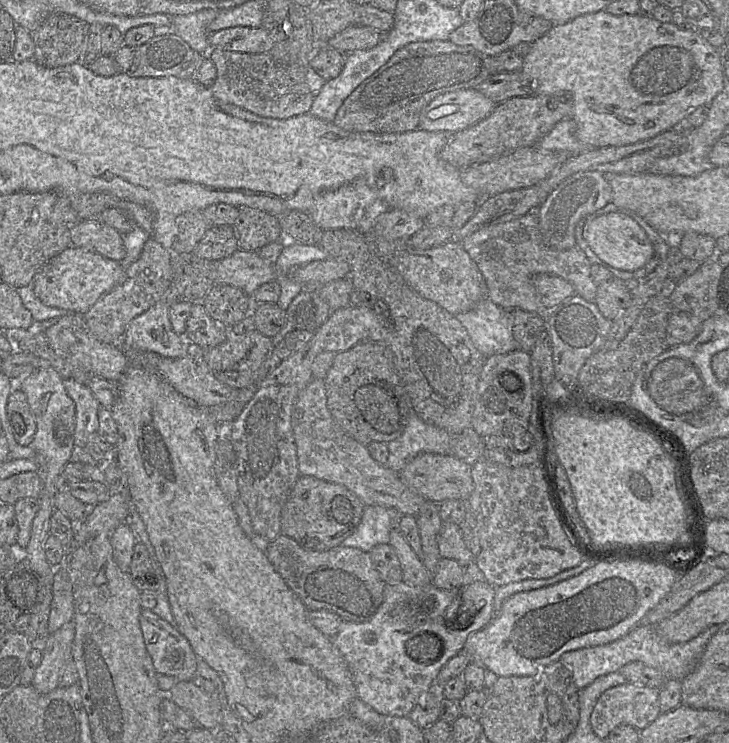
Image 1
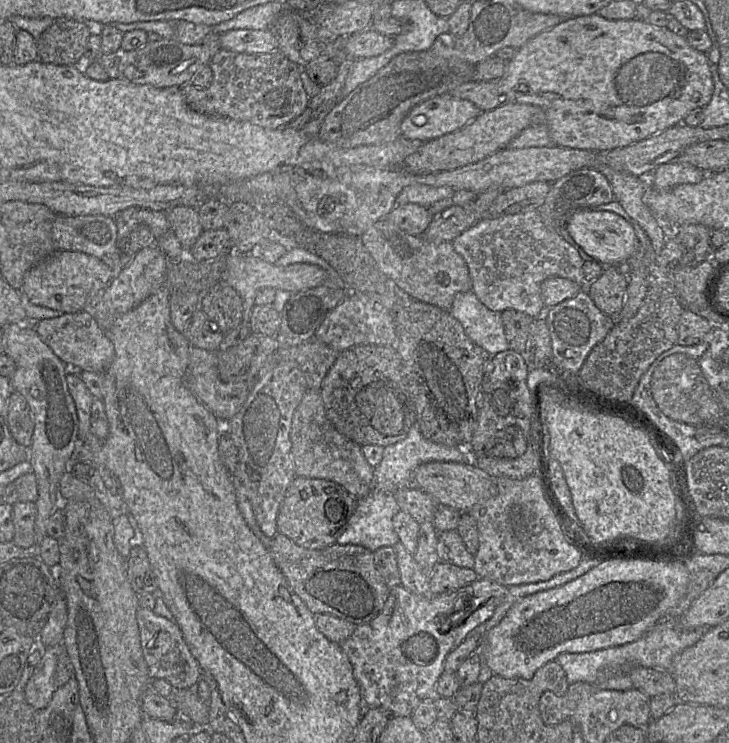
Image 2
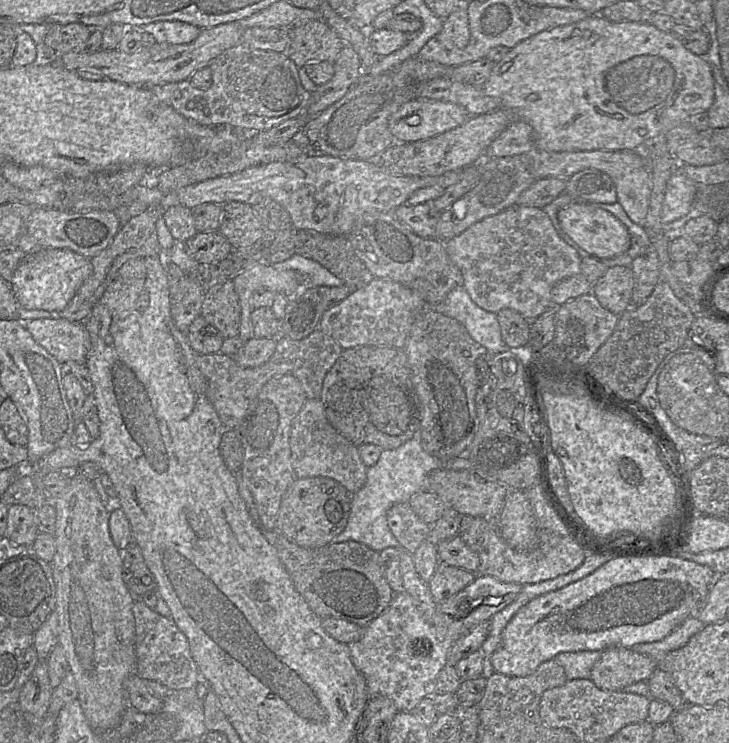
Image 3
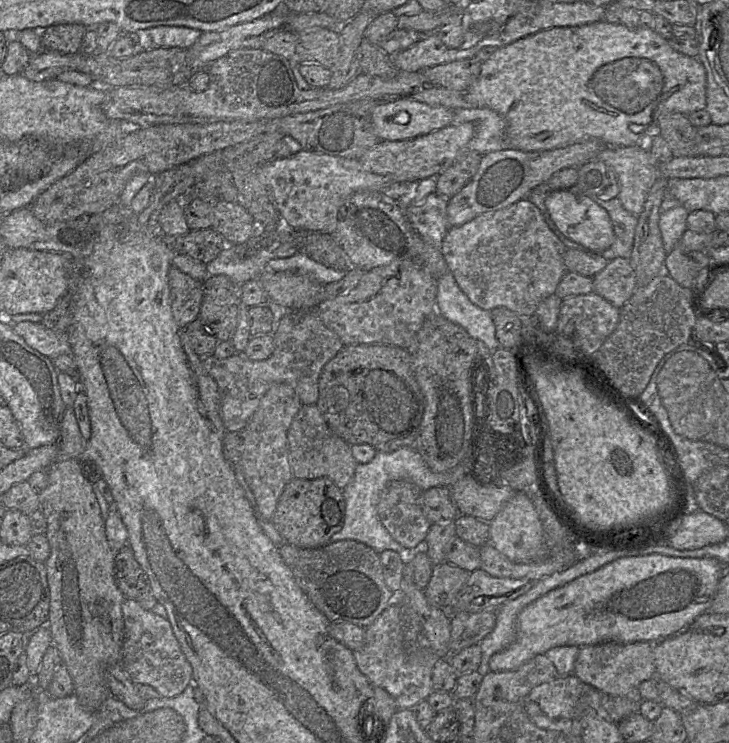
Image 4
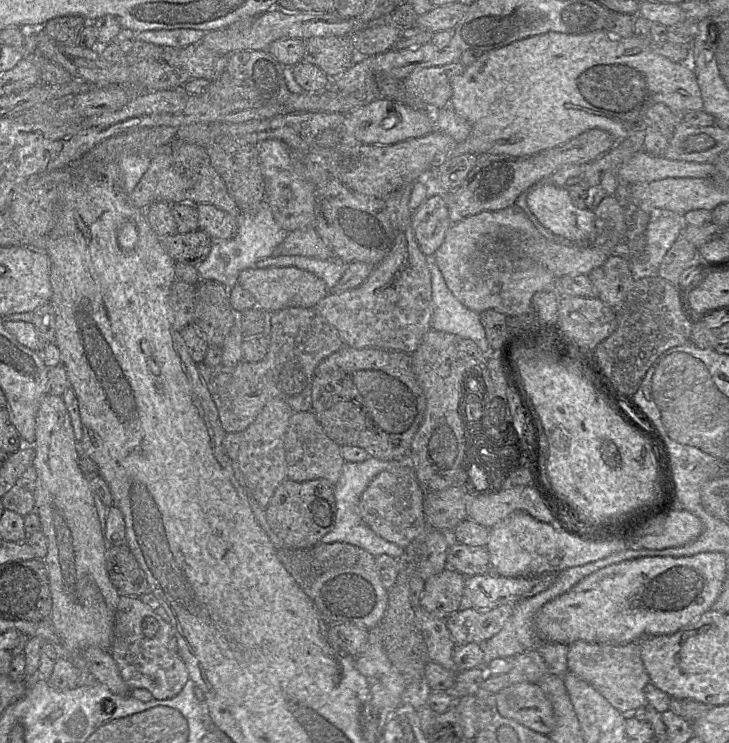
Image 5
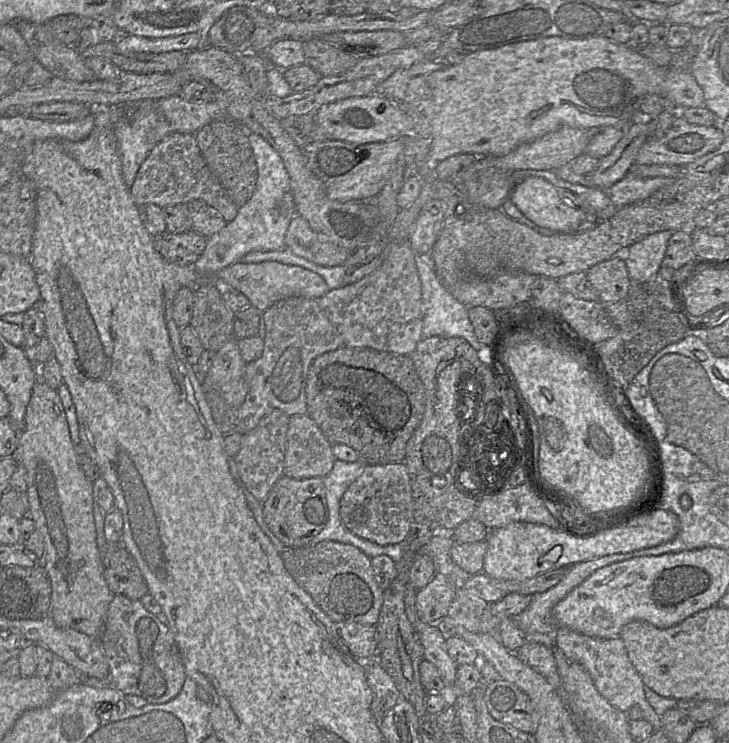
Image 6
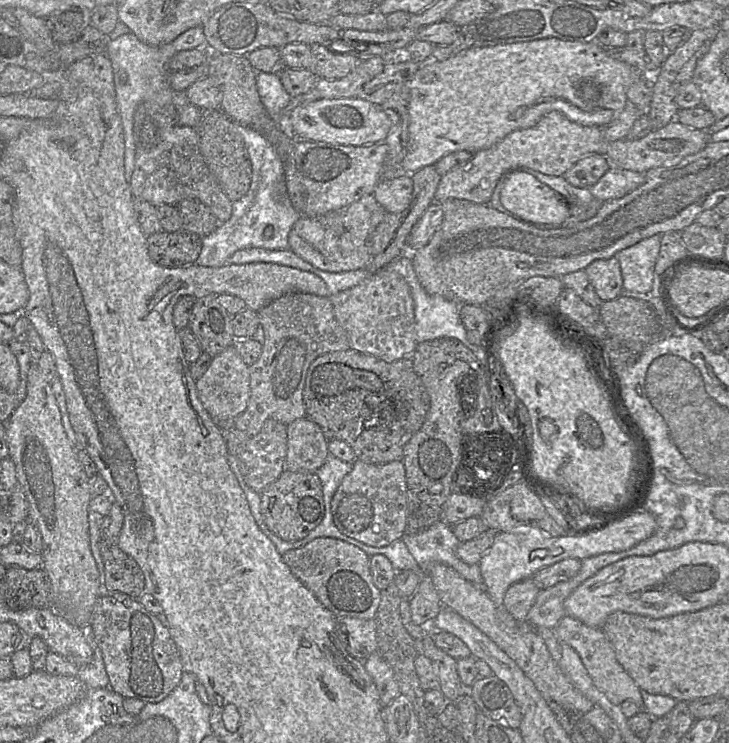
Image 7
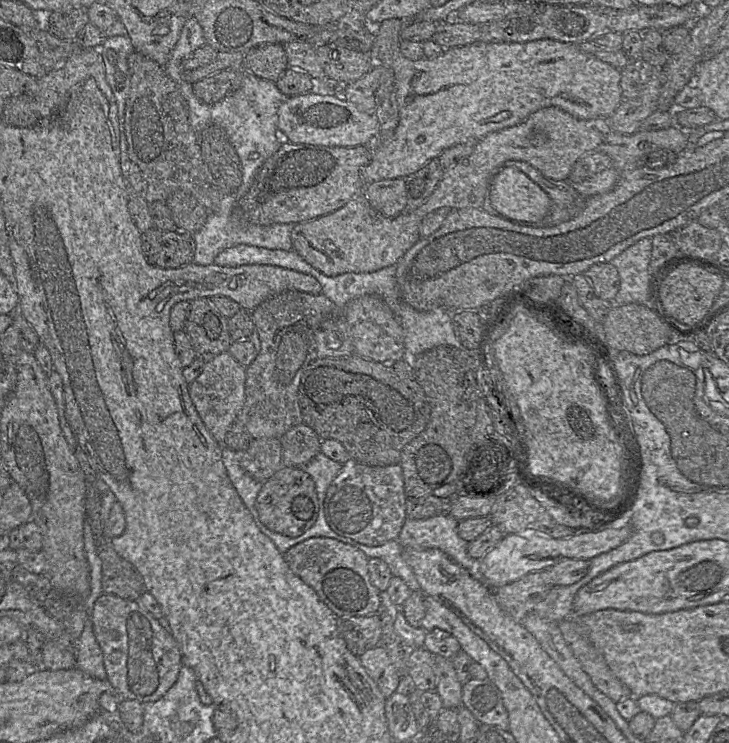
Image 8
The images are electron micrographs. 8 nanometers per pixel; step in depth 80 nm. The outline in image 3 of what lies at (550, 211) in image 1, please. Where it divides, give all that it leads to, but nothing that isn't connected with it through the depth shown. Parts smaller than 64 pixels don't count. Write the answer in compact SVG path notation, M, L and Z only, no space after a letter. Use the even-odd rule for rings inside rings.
M584 168L568 178L564 193L576 201L617 202L616 187L612 179L608 174L595 168Z

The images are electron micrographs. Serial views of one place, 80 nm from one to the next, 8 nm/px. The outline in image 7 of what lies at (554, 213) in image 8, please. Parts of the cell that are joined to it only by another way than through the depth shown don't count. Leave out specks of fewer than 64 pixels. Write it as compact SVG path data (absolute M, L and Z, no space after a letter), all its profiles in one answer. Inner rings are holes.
M520 168L519 170L534 176L541 183L557 192L569 208L570 215L561 226L554 224L537 225L540 228L567 227L589 219L597 213L603 203L603 201L594 198L588 188L575 187L562 176L550 176L530 168Z

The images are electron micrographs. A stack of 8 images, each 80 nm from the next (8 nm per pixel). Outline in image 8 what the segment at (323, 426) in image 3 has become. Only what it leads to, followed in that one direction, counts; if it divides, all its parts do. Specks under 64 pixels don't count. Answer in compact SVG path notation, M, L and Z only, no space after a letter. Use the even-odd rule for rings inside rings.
M304 423L289 429L281 438L284 467L301 467L321 453L322 440Z

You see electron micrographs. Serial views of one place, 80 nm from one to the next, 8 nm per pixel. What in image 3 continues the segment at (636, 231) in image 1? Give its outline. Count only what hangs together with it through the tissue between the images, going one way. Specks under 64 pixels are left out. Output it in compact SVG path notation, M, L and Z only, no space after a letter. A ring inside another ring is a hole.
M573 200L558 211L557 217L562 230L590 256L598 259L613 258L629 248L630 237L626 226L594 203Z

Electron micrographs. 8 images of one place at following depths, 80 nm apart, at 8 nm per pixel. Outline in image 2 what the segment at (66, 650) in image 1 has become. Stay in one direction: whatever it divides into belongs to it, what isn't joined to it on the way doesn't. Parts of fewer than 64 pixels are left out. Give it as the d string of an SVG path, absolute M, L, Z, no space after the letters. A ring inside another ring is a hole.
M63 643L42 648L42 657L27 683L22 686L26 701L36 709L45 708L52 699L55 687L55 671Z

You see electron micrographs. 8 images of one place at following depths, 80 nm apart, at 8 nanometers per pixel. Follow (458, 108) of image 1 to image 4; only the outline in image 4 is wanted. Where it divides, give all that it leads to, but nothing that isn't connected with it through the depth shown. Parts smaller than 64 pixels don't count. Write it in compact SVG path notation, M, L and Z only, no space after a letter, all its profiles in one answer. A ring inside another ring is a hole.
M399 98L382 103L372 112L372 126L381 141L402 141L427 135L451 125L453 110L443 106L430 106L415 100Z

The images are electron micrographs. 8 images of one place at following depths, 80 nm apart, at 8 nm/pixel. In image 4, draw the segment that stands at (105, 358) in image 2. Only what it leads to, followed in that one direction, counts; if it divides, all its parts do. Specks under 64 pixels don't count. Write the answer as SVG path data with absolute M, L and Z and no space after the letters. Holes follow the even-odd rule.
M19 322L12 325L14 332L41 354L54 359L62 354L70 354L70 345L66 333L56 333L41 322Z

